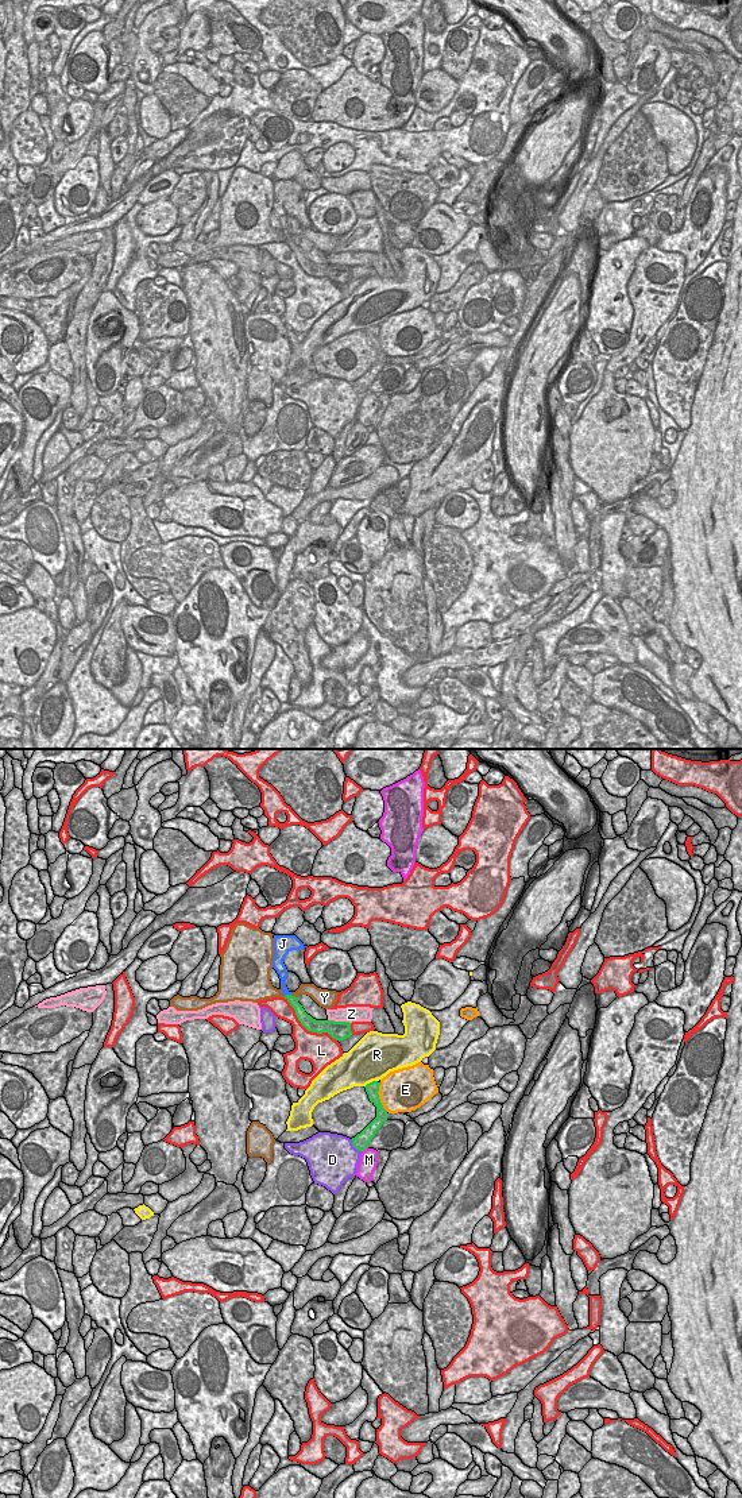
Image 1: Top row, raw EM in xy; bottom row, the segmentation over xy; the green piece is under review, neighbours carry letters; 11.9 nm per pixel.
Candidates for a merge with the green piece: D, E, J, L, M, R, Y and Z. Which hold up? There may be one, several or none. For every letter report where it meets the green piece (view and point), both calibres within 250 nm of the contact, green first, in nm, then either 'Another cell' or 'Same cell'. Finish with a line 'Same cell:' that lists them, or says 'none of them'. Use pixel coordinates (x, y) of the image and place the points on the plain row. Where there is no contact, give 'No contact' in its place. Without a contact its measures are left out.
D: Touches green at xy (354, 390). Thickness 190 nm (green) against 500 nm. Another cell
E: Touches green at xy (378, 342). Thickness 160 nm (green) against 480 nm. Another cell
J: Touches green at xy (288, 239). Thickness 120 nm (green) against 100 nm. Same cell
L: Touches green at xy (306, 273). Thickness 160 nm (green) against 340 nm. Another cell
M: Touches green at xy (364, 393). Thickness 190 nm (green) against 220 nm. Another cell
R: Touches green at xy (370, 327). Thickness 160 nm (green) against 480 nm. Another cell
Y: Touches green at xy (294, 240). Thickness 120 nm (green) against 160 nm. Another cell
Z: Touches green at xy (339, 266). Thickness 220 nm (green) against 190 nm. Another cell
Same cell: J.

